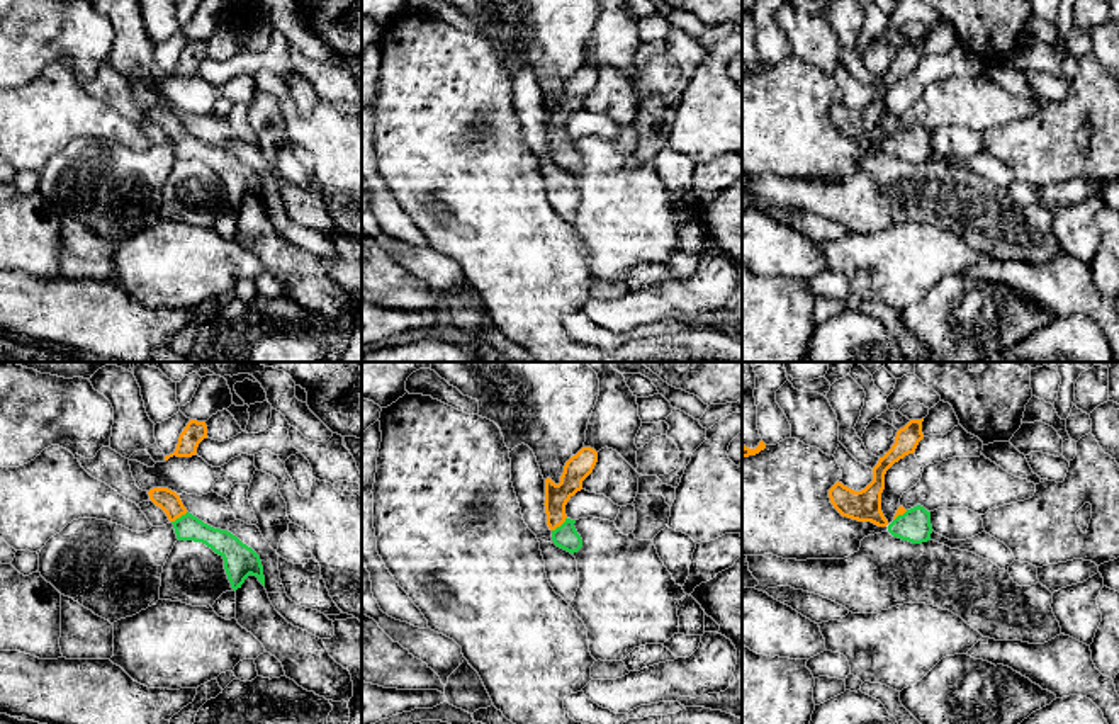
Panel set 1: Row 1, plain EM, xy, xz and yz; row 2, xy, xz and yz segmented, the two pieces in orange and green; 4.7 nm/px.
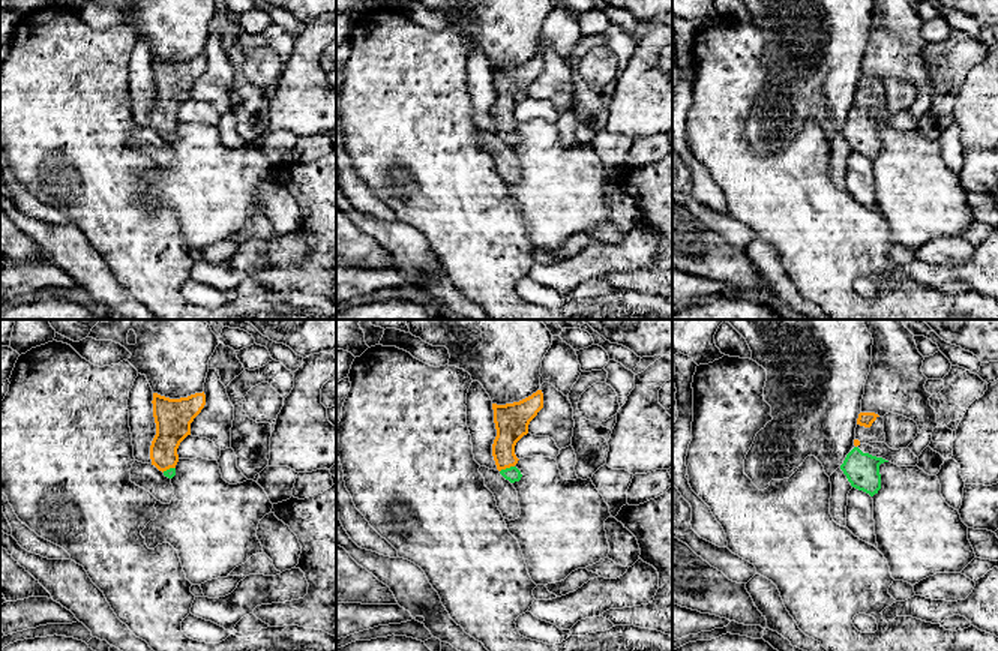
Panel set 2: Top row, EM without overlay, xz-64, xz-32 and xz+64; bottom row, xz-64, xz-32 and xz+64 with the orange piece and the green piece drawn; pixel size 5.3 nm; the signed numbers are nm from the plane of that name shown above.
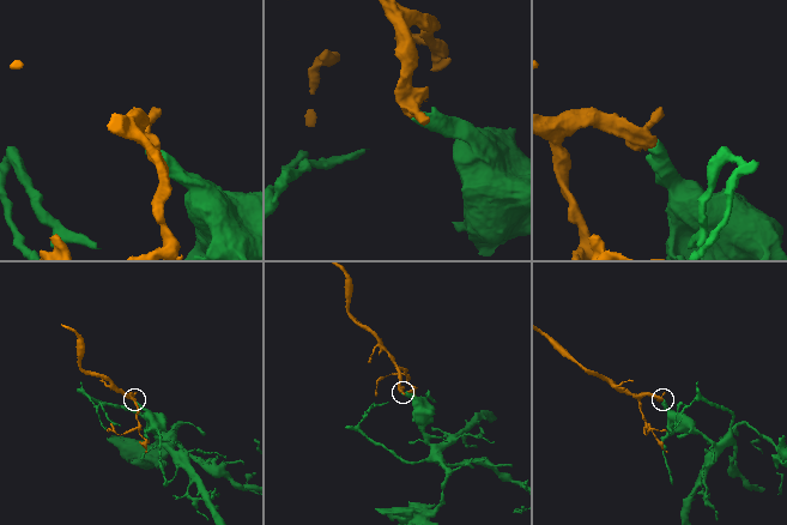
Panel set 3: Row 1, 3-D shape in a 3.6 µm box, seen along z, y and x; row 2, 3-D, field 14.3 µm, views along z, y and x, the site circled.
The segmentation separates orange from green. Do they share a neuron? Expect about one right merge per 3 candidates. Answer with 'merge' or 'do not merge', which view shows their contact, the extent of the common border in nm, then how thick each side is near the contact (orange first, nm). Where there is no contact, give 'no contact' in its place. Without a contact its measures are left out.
merge; contact in xz; length 100 nm; calibres 110 and 120 nm

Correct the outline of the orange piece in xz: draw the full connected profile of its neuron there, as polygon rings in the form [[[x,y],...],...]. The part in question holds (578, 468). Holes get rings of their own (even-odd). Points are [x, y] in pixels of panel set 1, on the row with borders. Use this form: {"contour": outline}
{"contour": [[[582,447],[572,455],[560,476],[560,483],[555,484],[550,478],[545,479],[545,513],[547,525],[552,530],[552,540],[557,547],[574,554],[582,547],[582,539],[577,534],[574,523],[565,515],[567,501],[582,489],[582,481],[593,472],[598,462],[598,452],[591,447]]]}

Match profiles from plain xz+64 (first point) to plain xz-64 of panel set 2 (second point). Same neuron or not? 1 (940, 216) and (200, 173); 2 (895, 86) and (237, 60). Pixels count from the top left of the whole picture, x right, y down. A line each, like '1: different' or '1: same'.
1: same
2: different

